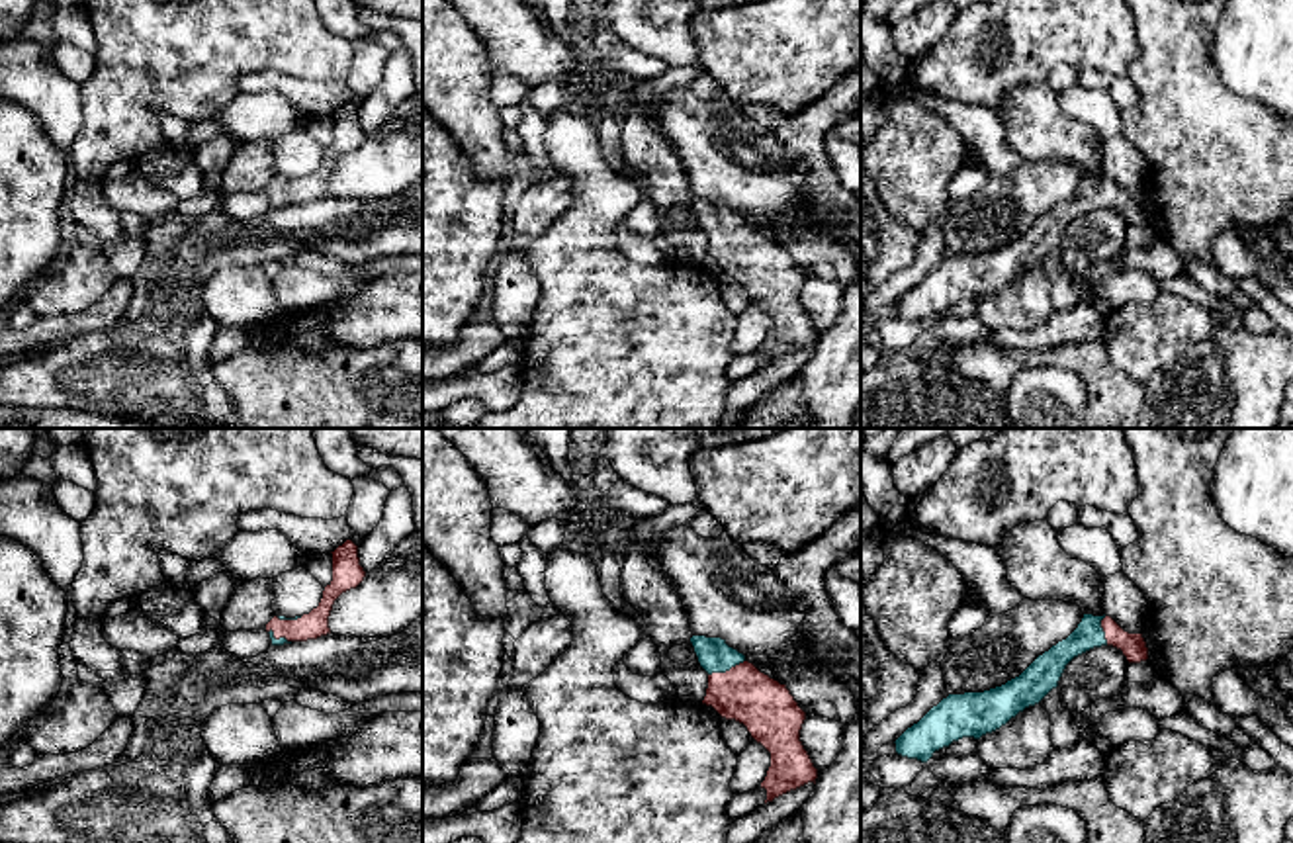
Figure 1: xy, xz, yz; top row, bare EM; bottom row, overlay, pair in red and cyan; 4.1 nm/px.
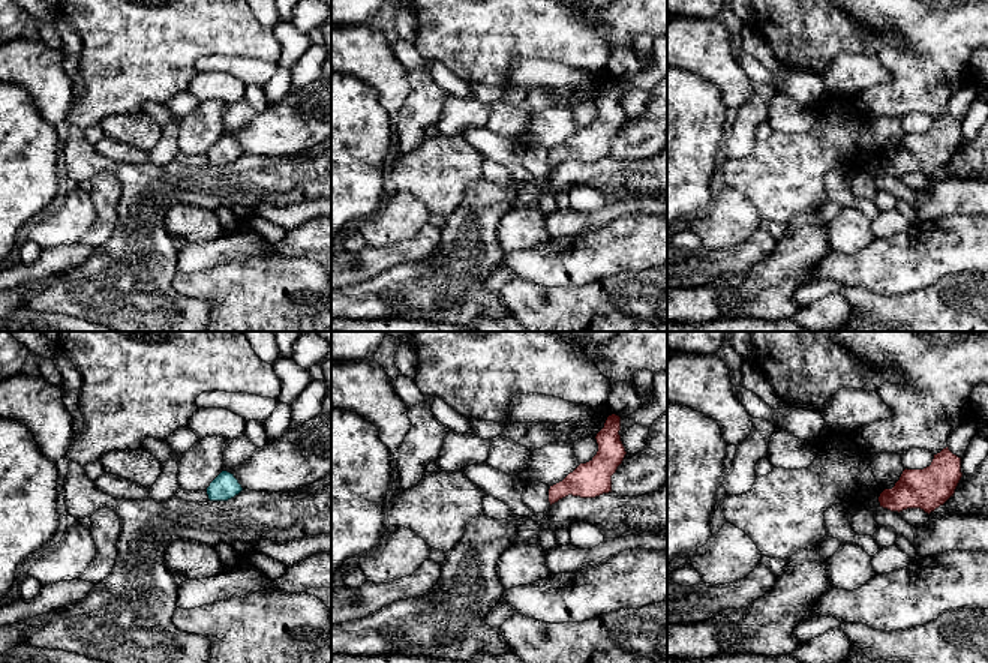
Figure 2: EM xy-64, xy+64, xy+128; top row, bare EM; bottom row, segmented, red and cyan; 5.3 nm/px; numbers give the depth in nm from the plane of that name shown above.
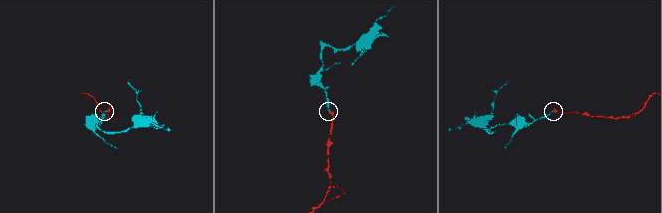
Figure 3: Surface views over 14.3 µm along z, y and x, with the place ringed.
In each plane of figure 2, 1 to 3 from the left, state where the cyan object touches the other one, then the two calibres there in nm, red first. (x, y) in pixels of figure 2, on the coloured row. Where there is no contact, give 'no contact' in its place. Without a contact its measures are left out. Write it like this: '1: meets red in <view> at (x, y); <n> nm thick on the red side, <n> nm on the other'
1: no contact
2: no contact
3: no contact

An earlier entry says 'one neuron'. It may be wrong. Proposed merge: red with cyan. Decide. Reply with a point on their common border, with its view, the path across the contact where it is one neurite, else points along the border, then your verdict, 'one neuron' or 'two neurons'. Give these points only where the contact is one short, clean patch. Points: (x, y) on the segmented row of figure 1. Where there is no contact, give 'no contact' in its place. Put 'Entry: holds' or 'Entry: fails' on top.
Entry: holds
xz (726, 671) | across xz (765, 707), (726, 671), (714, 656) | one neuron

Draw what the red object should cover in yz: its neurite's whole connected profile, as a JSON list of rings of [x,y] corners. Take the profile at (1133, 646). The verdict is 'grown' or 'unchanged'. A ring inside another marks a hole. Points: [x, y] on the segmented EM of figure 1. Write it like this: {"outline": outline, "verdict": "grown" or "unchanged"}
{"outline": [[[1084,614],[1066,640],[1039,655],[1019,677],[984,692],[943,698],[894,741],[896,753],[927,763],[935,751],[949,747],[953,741],[962,737],[980,739],[1000,730],[1056,688],[1074,657],[1101,645],[1121,649],[1129,663],[1148,659],[1142,634],[1125,632],[1111,616]]], "verdict": "grown"}

